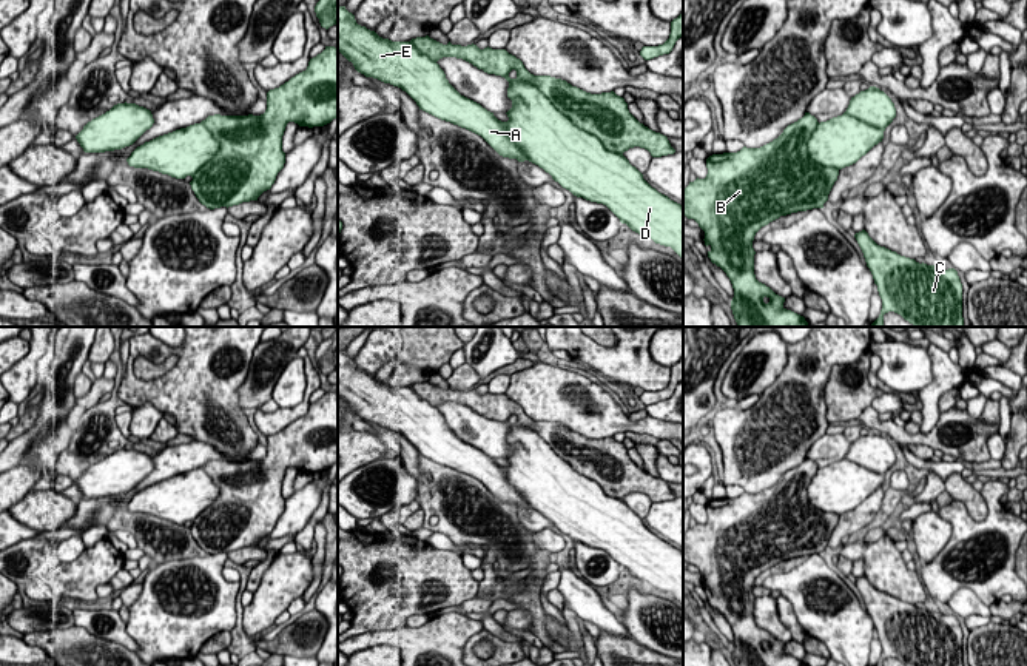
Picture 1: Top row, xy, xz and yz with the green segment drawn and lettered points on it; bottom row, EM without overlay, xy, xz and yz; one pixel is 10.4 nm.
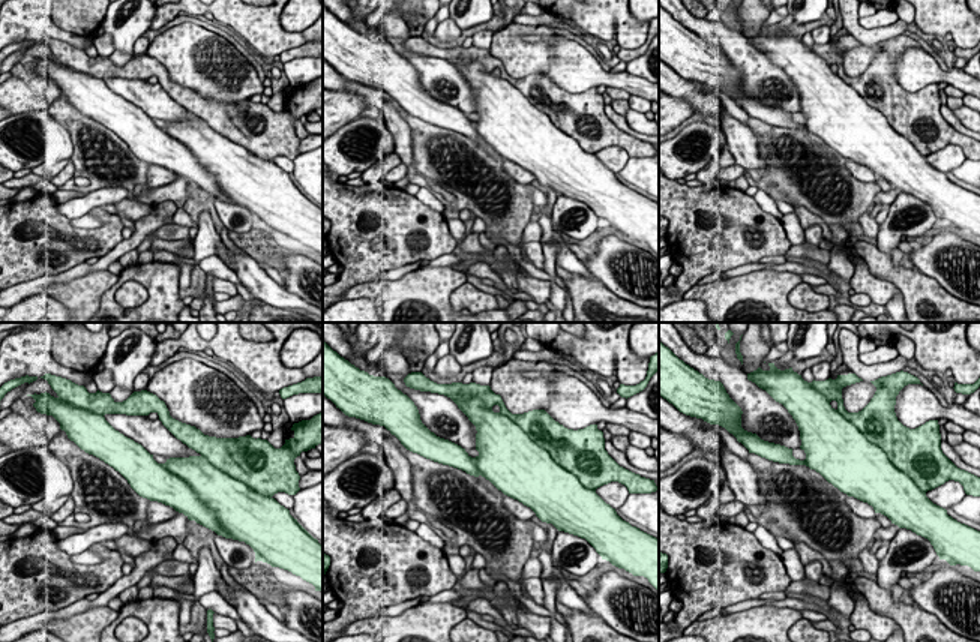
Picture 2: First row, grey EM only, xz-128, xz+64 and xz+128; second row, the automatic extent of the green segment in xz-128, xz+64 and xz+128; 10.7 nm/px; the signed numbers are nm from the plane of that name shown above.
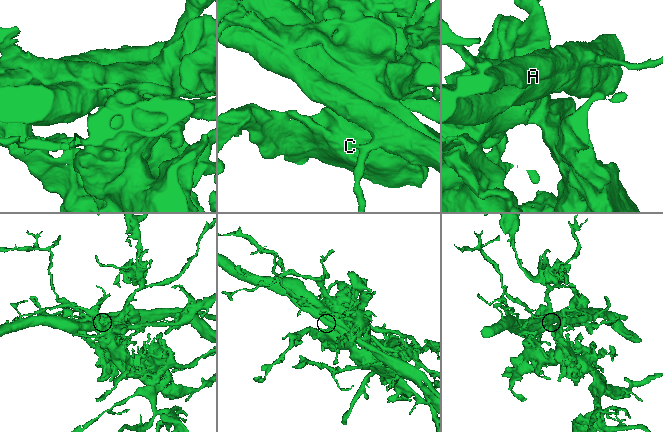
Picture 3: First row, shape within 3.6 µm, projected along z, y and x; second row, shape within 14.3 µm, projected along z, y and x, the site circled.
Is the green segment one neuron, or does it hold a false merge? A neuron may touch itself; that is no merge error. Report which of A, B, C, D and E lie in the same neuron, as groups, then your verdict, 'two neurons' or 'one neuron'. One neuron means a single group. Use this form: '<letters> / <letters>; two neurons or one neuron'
A D E / B C; two neurons

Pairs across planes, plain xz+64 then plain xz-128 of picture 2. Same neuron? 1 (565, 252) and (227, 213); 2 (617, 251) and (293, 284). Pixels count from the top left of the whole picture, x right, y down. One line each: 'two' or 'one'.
1: two
2: one

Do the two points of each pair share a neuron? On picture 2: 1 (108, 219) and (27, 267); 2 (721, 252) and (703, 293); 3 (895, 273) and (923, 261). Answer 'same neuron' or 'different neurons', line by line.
1: same neuron
2: different neurons
3: different neurons

